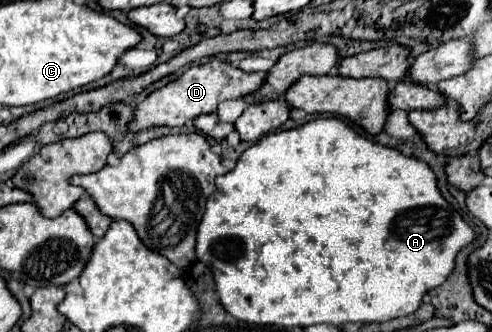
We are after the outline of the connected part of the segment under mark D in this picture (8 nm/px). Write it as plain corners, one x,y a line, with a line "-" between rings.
211,58
205,64
189,68
185,74
181,74
175,82
169,82
167,86
151,92
137,108
135,118
129,124
129,130
139,132
149,126
185,126
189,120
195,120
199,114
211,114
217,112
217,106
225,100
243,98
253,92
257,92
265,80
267,72
245,72
229,62
221,62
217,58

